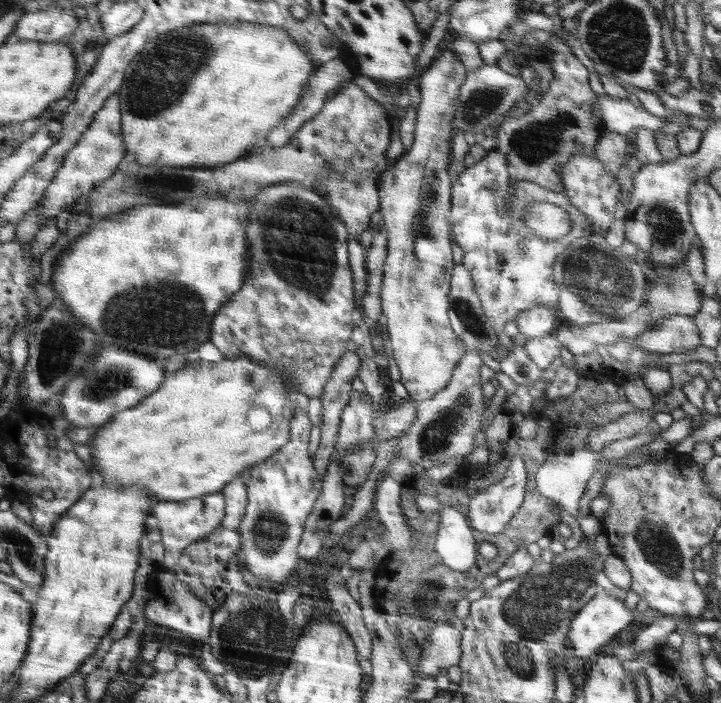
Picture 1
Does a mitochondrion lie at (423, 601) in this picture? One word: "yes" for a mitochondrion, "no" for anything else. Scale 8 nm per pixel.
yes

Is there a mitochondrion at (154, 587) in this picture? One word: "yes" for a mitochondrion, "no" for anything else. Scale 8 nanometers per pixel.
no

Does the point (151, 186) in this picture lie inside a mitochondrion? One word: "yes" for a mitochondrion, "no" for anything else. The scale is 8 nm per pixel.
yes

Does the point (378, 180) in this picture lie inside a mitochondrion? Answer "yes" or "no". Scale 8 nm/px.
no

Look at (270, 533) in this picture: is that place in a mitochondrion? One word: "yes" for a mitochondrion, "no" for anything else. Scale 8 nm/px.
yes

